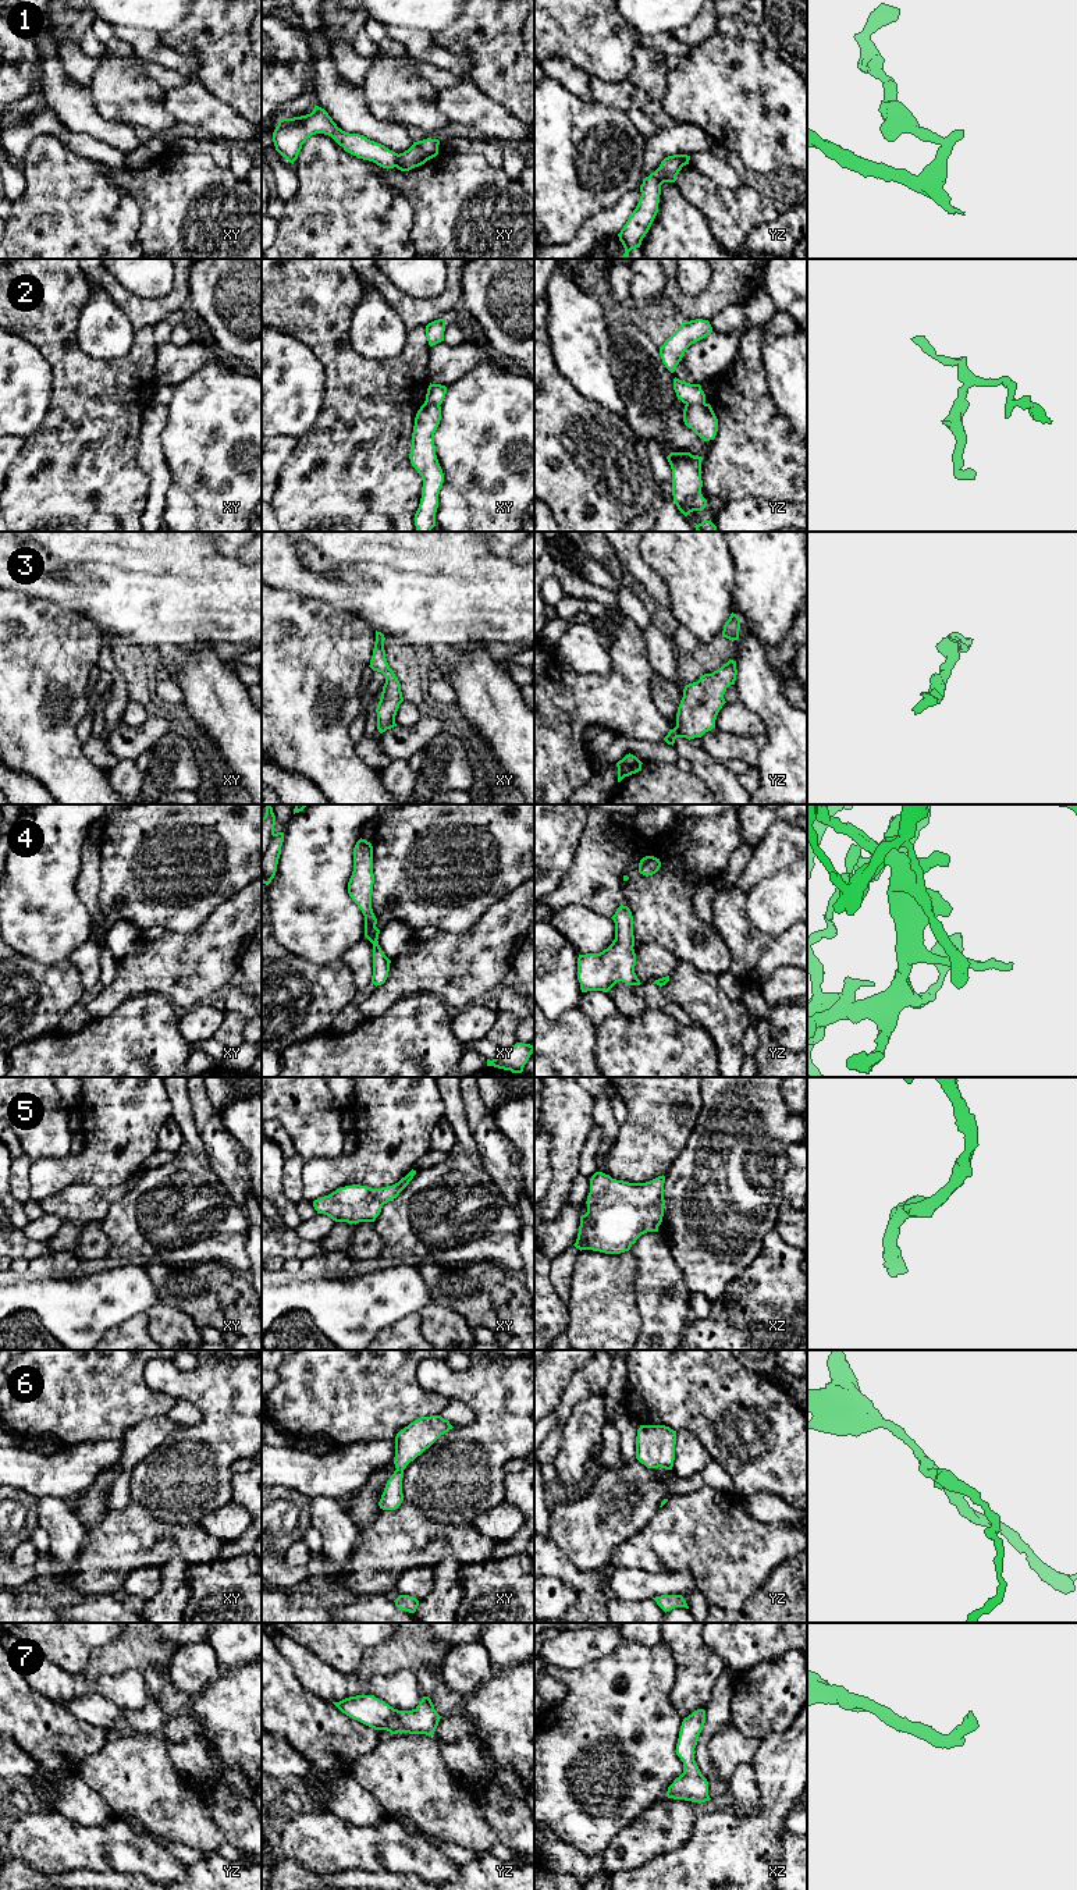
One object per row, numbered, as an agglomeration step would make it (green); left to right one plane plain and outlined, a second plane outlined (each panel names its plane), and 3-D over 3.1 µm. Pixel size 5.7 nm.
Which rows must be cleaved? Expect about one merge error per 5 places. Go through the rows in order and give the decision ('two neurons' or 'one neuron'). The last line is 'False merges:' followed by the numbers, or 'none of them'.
1: two neurons
2: two neurons
3: one neuron
4: one neuron
5: one neuron
6: one neuron
7: one neuron
False merges: 1, 2

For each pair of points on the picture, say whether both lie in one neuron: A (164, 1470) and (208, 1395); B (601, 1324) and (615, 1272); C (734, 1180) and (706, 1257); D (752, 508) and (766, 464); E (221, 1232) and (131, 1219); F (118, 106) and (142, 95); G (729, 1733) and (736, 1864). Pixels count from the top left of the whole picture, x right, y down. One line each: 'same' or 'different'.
A: same
B: same
C: same
D: different
E: same
F: same
G: different

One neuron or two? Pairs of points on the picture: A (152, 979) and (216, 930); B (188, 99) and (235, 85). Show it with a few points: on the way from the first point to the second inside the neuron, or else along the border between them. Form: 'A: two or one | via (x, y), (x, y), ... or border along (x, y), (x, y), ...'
A: one | via (167, 965), (181, 965), (201, 945)
B: two | border along (194, 78), (237, 112)

